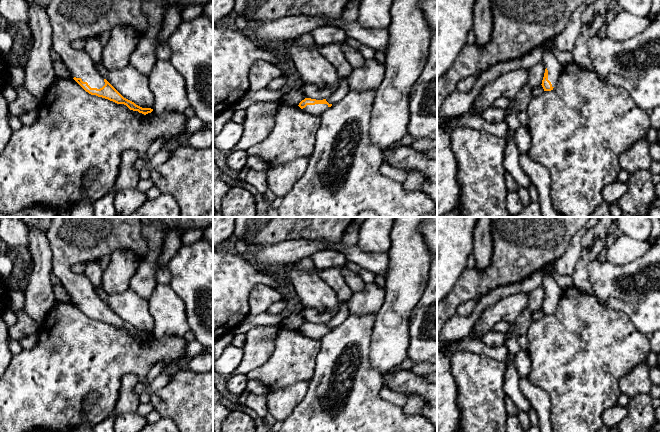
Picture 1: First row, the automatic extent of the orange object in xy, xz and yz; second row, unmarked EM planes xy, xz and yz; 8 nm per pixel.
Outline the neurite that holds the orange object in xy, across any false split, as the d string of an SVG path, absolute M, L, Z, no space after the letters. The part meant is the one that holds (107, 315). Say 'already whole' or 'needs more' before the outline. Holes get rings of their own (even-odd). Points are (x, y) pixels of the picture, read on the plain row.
needs more | M52 217L46 234L52 252L52 272L59 278L60 284L68 292L72 302L89 318L124 328L130 334L144 339L151 337L153 333L142 332L124 322L100 299L85 275L75 273L72 268L77 263L86 265L97 262L119 249L133 251L142 259L148 252L148 244L142 235L142 229L145 225L155 222L166 226L166 236L174 228L180 228L182 233L196 228L206 230L213 224L213 217Z

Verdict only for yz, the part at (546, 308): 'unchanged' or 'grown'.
grown

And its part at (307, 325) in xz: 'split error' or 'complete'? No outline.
split error

